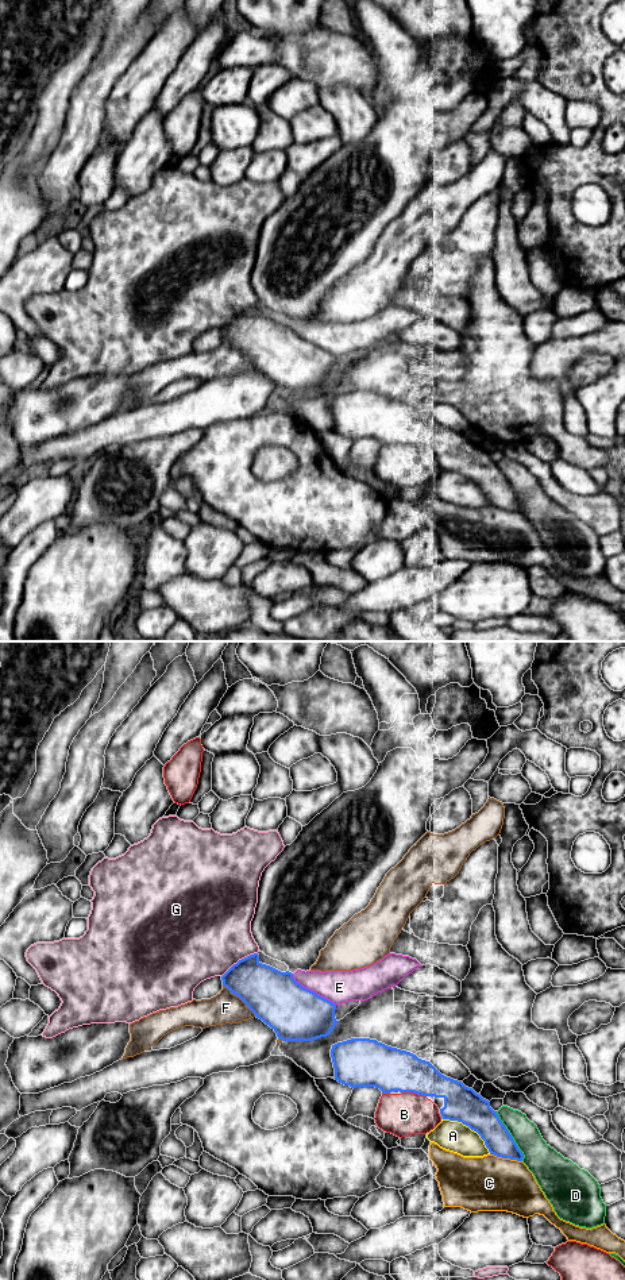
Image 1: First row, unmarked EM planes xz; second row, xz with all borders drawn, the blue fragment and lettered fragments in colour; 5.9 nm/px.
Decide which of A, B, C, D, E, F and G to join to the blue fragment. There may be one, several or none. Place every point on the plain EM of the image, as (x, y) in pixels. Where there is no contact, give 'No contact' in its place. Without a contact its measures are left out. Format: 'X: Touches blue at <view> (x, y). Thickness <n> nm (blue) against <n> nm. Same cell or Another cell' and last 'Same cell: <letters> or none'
A: Touches blue at xz (470, 480). Thickness 200 nm (blue) against 180 nm. Another cell
B: Touches blue at xz (413, 444). Thickness 260 nm (blue) against 260 nm. Another cell
C: Touches blue at xz (506, 509). Thickness 160 nm (blue) against 320 nm. Another cell
D: Touches blue at xz (510, 488). Thickness 190 nm (blue) against 190 nm. Another cell
E: Touches blue at xz (312, 343). Thickness 320 nm (blue) against 190 nm. Another cell
F: Touches blue at xz (240, 350). Thickness 320 nm (blue) against 190 nm. Another cell
G: Touches blue at xz (239, 312). Thickness 280 nm (blue) against 500 nm. Another cell
Same cell: none

